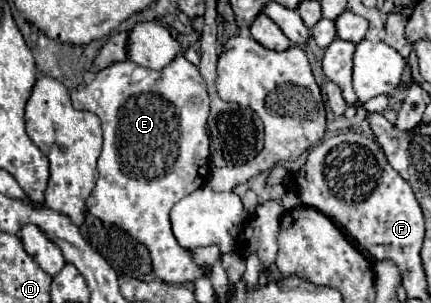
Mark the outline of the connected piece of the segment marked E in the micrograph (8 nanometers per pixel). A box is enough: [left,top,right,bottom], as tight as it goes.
[71,56,209,284]

